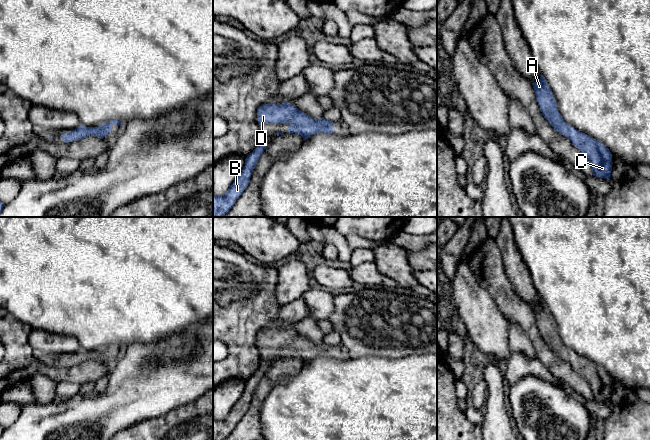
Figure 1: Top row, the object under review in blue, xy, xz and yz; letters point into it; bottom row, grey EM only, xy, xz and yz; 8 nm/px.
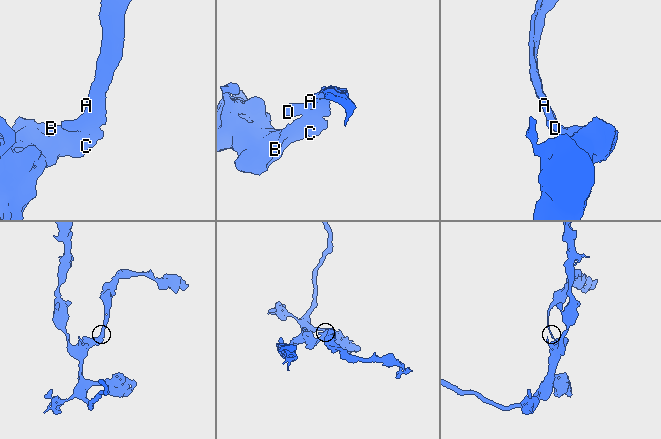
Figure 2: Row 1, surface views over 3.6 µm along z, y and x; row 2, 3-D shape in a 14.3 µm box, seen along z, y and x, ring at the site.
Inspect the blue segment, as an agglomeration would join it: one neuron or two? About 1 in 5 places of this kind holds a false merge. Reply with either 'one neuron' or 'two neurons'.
one neuron

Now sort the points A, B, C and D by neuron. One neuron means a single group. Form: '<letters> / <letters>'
A B C D

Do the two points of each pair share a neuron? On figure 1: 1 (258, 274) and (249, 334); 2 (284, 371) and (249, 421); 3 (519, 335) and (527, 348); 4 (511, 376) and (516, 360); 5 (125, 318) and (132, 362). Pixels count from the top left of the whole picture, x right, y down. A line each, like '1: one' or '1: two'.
1: one
2: one
3: one
4: one
5: two

